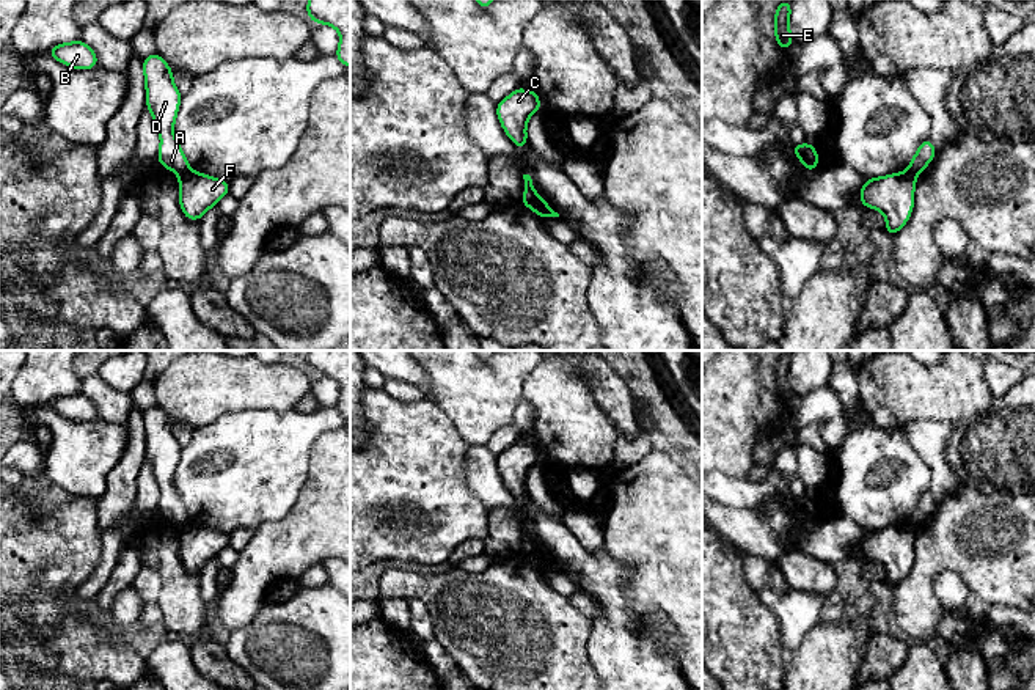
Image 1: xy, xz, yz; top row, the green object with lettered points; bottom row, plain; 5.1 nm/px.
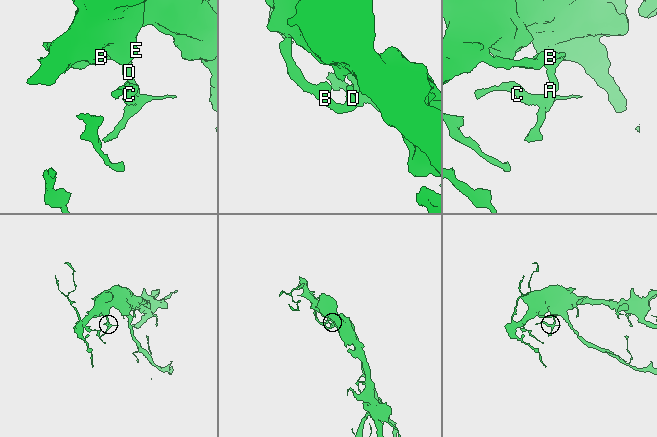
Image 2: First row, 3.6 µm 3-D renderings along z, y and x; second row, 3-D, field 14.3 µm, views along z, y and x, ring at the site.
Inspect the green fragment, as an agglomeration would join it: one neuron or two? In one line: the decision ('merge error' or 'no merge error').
merge error

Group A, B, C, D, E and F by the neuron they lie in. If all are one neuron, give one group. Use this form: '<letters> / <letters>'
A B D E / C F

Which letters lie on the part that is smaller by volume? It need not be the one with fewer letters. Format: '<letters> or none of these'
C, F

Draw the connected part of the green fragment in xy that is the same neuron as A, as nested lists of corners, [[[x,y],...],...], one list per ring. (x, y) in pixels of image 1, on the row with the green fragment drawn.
[[[155,52],[143,58],[146,108],[152,113],[154,124],[160,134],[157,162],[176,174],[185,174],[190,165],[173,134],[182,94],[173,82],[173,71]]]

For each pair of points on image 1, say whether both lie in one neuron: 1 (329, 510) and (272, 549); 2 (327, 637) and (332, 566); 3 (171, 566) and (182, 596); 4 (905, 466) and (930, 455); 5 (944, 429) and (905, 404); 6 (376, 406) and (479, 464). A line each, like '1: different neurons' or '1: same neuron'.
1: same neuron
2: different neurons
3: same neuron
4: different neurons
5: different neurons
6: different neurons

